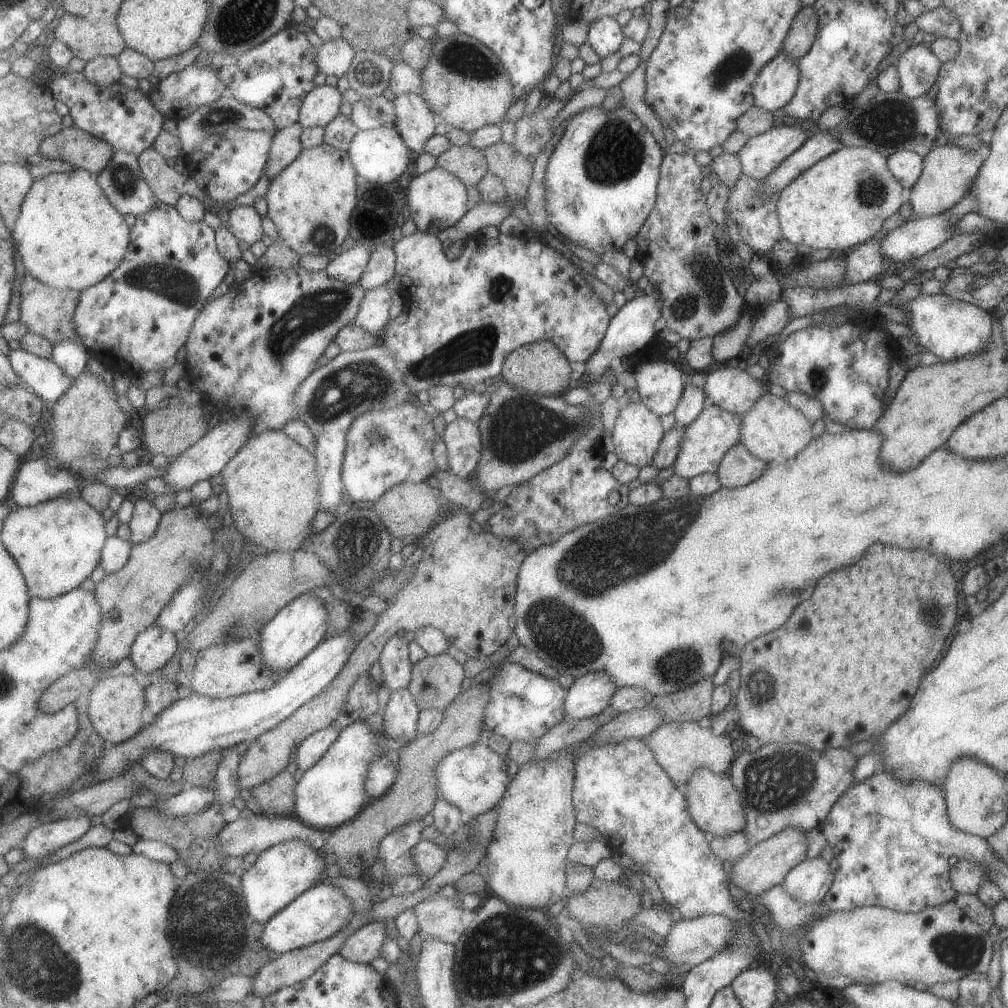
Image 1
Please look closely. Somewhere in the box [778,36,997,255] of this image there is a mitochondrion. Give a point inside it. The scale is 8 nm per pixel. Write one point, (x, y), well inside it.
(889, 124)

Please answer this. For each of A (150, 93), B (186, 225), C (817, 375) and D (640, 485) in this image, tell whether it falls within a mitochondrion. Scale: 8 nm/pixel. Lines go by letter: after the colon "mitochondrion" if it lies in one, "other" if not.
A: other
B: other
C: mitochondrion
D: other

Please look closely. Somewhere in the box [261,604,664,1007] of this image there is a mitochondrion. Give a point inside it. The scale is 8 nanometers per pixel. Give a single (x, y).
(505, 955)

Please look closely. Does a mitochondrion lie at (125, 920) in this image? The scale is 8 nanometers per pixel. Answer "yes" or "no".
no

